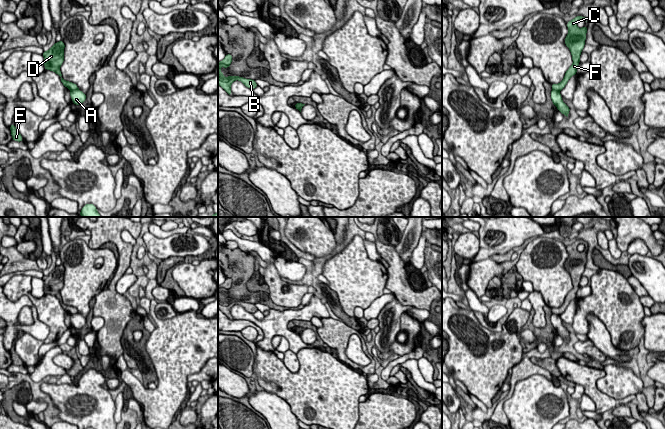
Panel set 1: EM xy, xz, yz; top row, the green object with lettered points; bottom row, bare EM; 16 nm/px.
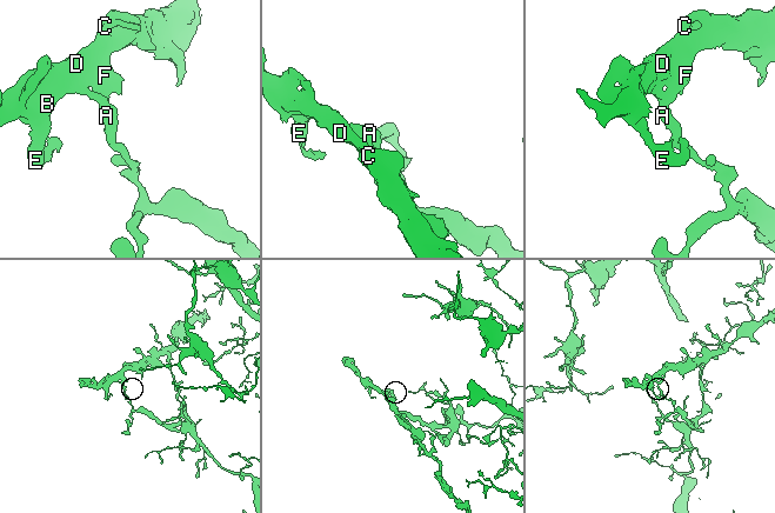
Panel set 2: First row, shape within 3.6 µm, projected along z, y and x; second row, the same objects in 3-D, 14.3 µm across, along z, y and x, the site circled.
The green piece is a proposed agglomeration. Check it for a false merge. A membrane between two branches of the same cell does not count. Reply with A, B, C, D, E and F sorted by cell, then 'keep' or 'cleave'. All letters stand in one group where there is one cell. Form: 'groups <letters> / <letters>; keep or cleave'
groups A / B C D E F; cleave

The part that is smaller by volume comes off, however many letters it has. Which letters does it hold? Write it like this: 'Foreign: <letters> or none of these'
Foreign: B, C, D, E, F

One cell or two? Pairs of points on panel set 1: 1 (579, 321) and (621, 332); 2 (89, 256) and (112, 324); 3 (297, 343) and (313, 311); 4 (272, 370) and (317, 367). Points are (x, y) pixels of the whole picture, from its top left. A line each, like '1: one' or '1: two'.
1: one
2: two
3: one
4: one

